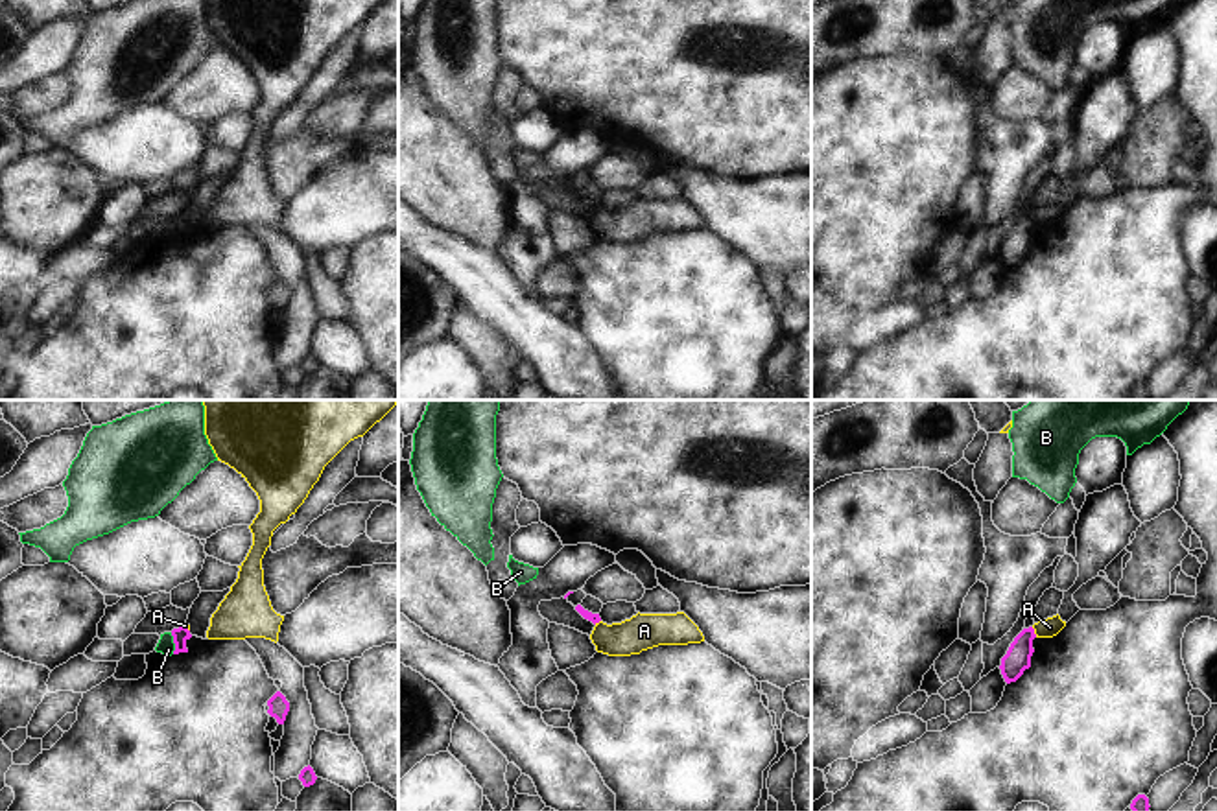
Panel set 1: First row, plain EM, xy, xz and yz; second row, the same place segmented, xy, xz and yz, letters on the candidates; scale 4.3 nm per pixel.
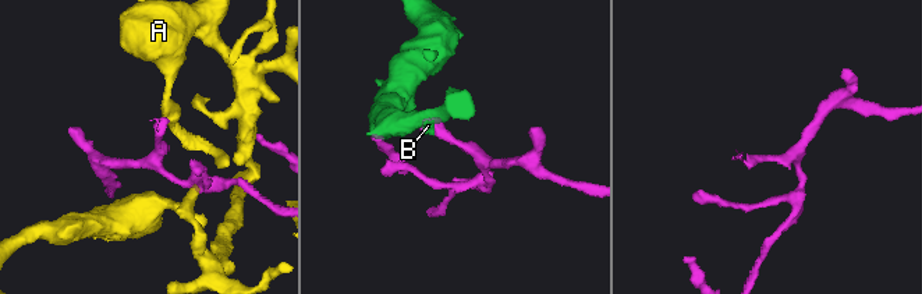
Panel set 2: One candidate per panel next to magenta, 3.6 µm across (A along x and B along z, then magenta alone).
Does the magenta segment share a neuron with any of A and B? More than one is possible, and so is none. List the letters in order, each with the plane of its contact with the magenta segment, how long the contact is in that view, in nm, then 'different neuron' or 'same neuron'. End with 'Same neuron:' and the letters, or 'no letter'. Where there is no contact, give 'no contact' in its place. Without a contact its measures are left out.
A: contact in yz; length 50 nm; different neuron
B: contact in xy; length 100 nm; same neuron
Same neuron: B

